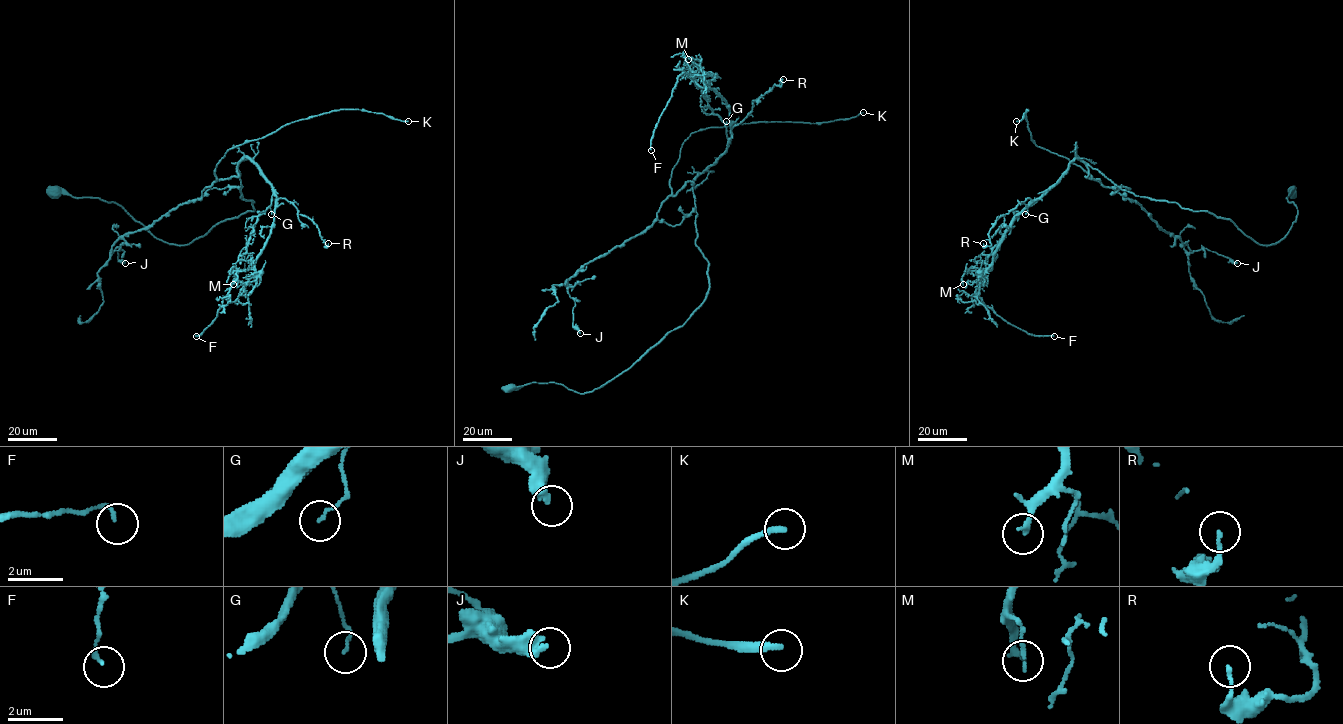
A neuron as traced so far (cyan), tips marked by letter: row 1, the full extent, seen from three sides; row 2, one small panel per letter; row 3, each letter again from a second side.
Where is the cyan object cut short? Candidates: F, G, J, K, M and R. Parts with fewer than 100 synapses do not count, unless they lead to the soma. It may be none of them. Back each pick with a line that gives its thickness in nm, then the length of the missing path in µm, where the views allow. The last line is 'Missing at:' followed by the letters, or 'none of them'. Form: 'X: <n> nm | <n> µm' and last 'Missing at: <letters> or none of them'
K: 240 nm | 250 µm
Missing at: K

